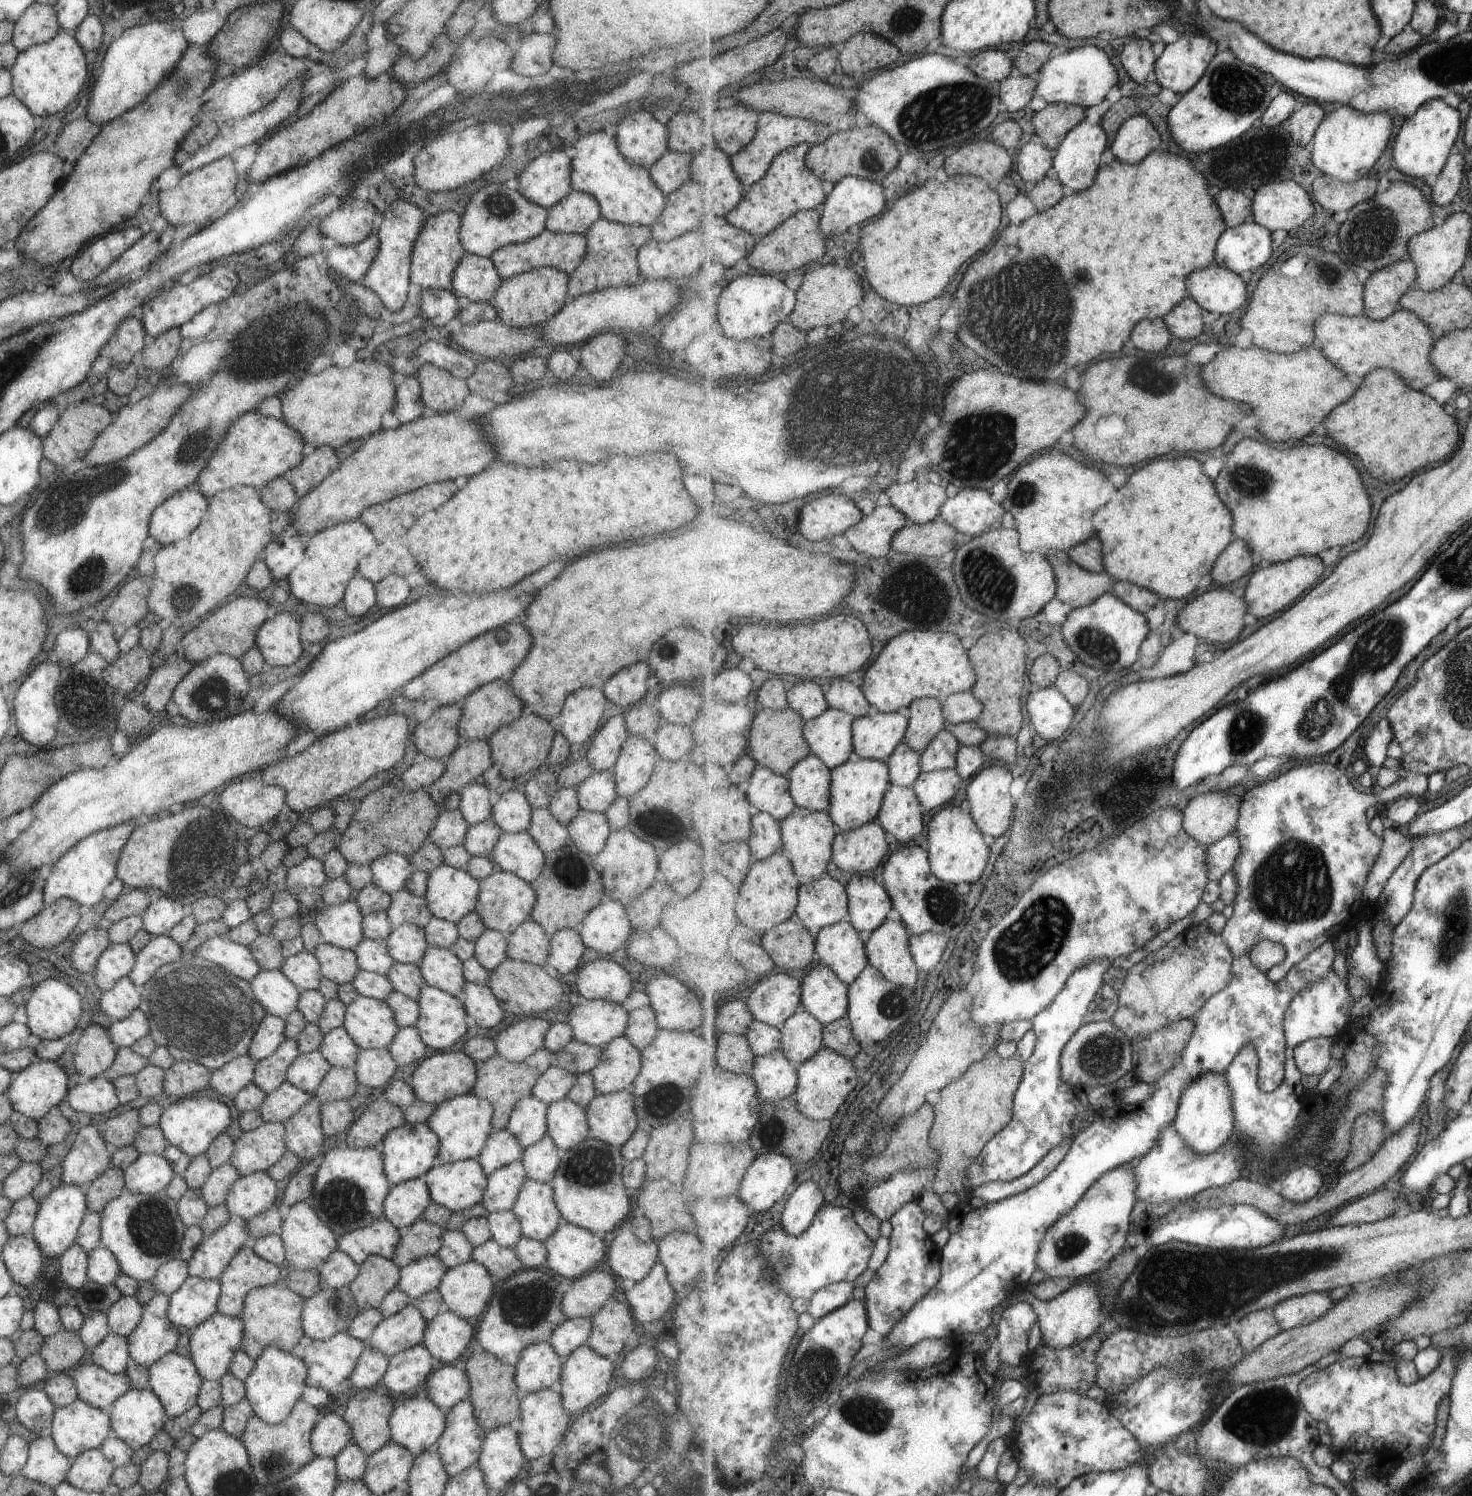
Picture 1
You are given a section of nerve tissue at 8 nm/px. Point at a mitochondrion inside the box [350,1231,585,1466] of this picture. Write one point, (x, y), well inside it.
(524, 1306)

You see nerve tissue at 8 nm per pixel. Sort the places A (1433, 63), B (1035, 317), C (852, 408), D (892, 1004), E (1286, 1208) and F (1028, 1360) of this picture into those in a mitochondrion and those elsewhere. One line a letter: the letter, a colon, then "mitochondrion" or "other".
A: mitochondrion
B: mitochondrion
C: mitochondrion
D: mitochondrion
E: other
F: other

